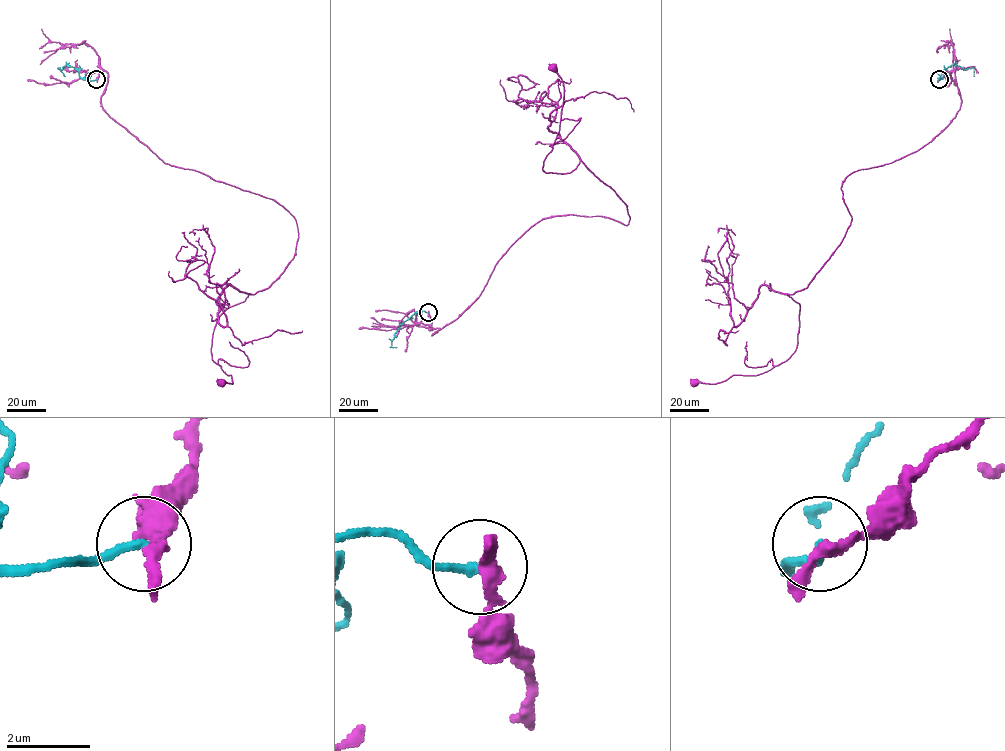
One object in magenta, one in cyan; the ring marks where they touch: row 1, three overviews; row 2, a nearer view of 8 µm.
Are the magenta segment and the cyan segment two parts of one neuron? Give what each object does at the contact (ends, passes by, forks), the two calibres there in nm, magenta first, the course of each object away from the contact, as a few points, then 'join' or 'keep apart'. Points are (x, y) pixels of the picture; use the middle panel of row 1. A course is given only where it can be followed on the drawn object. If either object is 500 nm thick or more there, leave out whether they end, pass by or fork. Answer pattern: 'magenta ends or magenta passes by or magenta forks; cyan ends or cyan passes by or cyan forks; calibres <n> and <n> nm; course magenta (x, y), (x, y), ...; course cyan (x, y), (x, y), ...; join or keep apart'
magenta passes by; cyan ends; calibres 260 and 190 nm; course magenta (428, 312), (432, 334), (455, 320), (545, 218), (628, 224), (580, 160), (543, 169), (564, 94), (552, 67); course cyan (428, 312), (415, 312), (400, 325), (390, 347), (397, 347); keep apart

